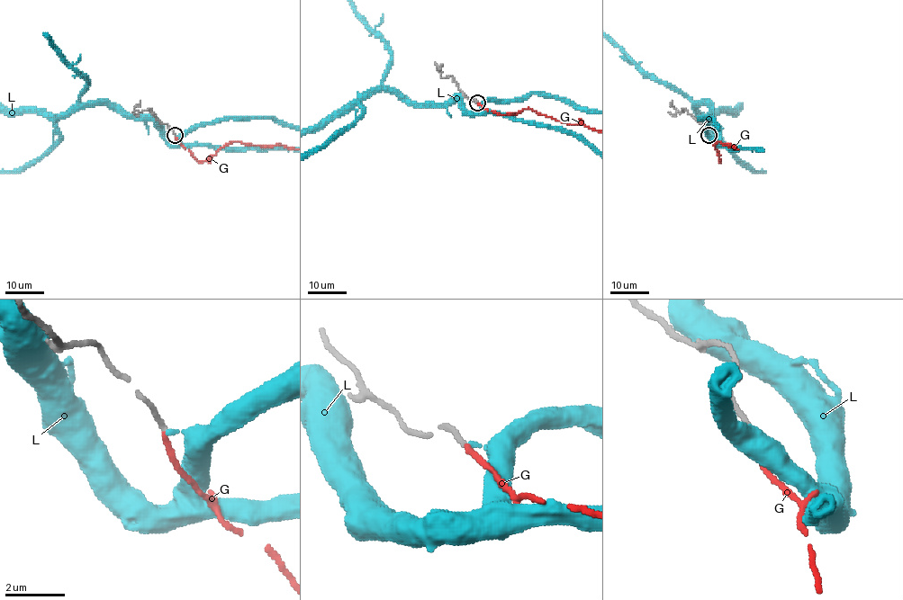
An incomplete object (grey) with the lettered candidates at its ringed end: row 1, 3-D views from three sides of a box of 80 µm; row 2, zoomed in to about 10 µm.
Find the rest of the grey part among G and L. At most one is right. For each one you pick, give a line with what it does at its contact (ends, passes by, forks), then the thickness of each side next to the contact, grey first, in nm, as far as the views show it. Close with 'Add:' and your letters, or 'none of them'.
G: it ends there; 150 nm thick on the grey side, 150 nm on the other
Add: G

